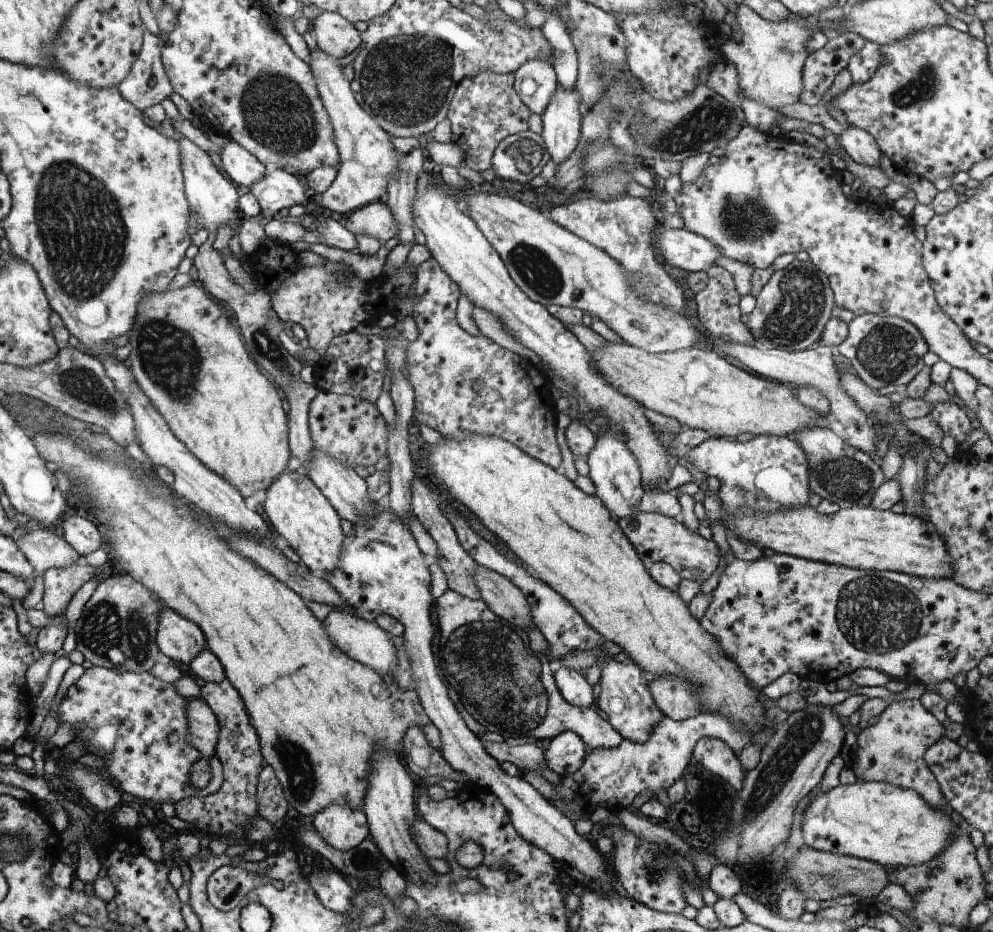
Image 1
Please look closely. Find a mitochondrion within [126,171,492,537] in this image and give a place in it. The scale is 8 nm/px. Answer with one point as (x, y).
(170, 357)

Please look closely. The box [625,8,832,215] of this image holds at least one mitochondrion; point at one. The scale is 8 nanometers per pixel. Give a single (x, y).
(710, 119)

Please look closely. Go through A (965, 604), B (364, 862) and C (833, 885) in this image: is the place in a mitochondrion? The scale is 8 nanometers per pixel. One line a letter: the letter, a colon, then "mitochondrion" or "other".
A: other
B: mitochondrion
C: mitochondrion

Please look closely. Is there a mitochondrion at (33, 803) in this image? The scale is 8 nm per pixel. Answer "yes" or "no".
no

